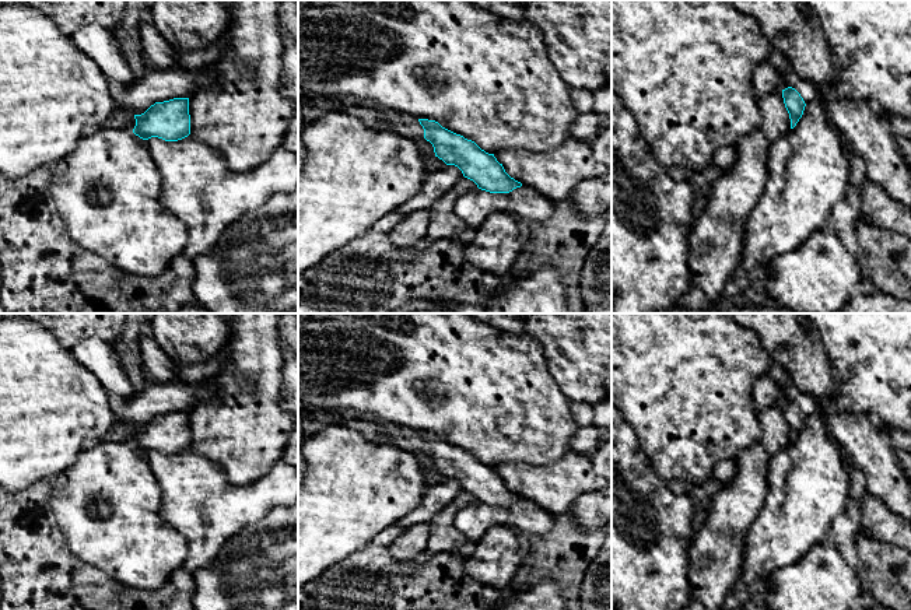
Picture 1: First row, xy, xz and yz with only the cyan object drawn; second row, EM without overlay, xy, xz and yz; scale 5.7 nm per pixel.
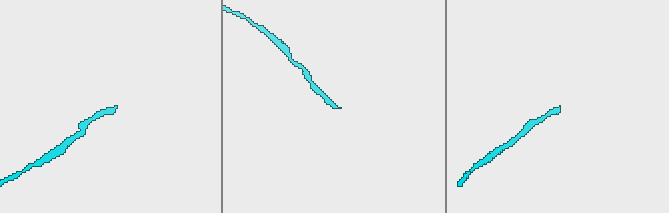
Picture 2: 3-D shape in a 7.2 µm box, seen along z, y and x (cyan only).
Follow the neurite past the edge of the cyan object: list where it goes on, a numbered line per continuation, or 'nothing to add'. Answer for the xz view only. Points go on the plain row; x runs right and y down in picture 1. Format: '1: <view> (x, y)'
nothing to add

